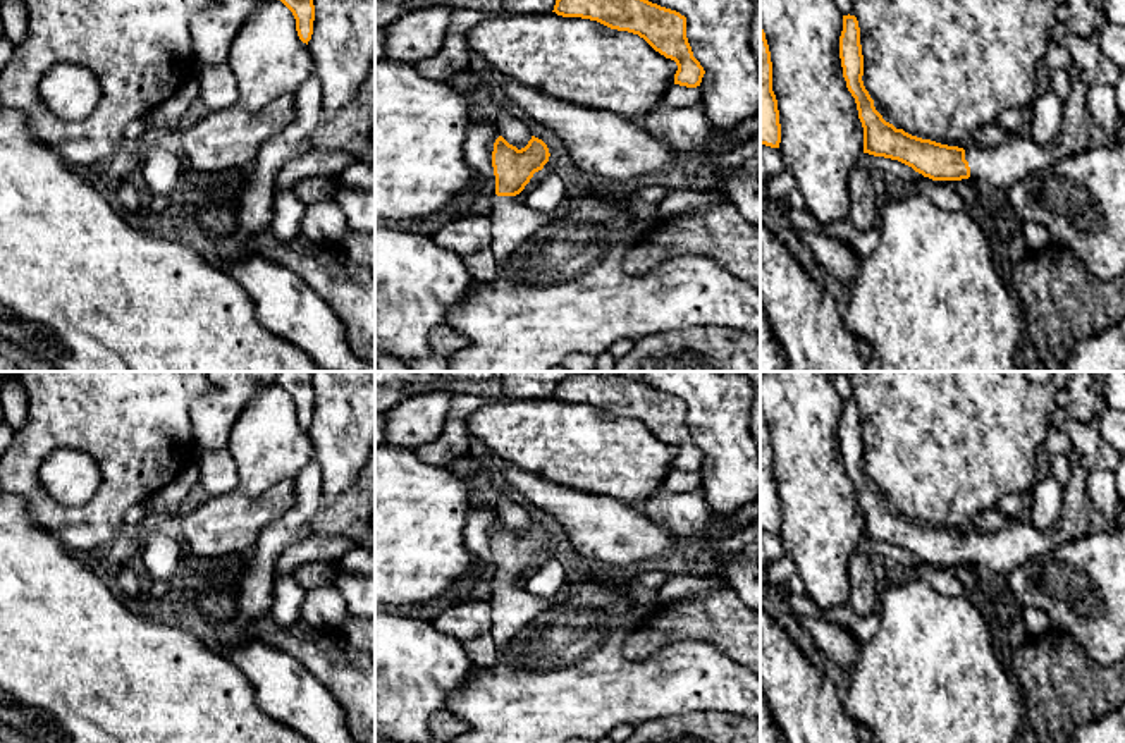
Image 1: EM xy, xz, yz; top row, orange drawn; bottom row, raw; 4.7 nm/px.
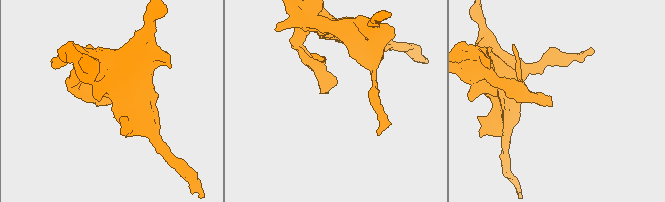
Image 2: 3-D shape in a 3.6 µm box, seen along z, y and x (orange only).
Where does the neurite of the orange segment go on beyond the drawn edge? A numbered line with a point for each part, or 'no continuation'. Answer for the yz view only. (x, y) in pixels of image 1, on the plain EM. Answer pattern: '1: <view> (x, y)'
1: yz (1020, 540)

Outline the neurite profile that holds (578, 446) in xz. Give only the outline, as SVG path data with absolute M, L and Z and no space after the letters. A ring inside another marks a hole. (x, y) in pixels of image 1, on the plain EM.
M556 397L497 399L473 411L466 427L497 459L631 506L661 490L678 456L638 420Z

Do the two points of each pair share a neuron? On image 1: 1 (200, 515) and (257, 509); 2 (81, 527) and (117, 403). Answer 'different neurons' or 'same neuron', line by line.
1: same neuron
2: same neuron

